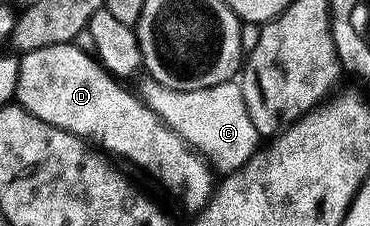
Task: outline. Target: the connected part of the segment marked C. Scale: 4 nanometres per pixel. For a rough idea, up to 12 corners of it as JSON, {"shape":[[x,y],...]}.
{"shape":[[151,78],[151,108],[214,172],[259,149],[236,82],[176,91]]}

